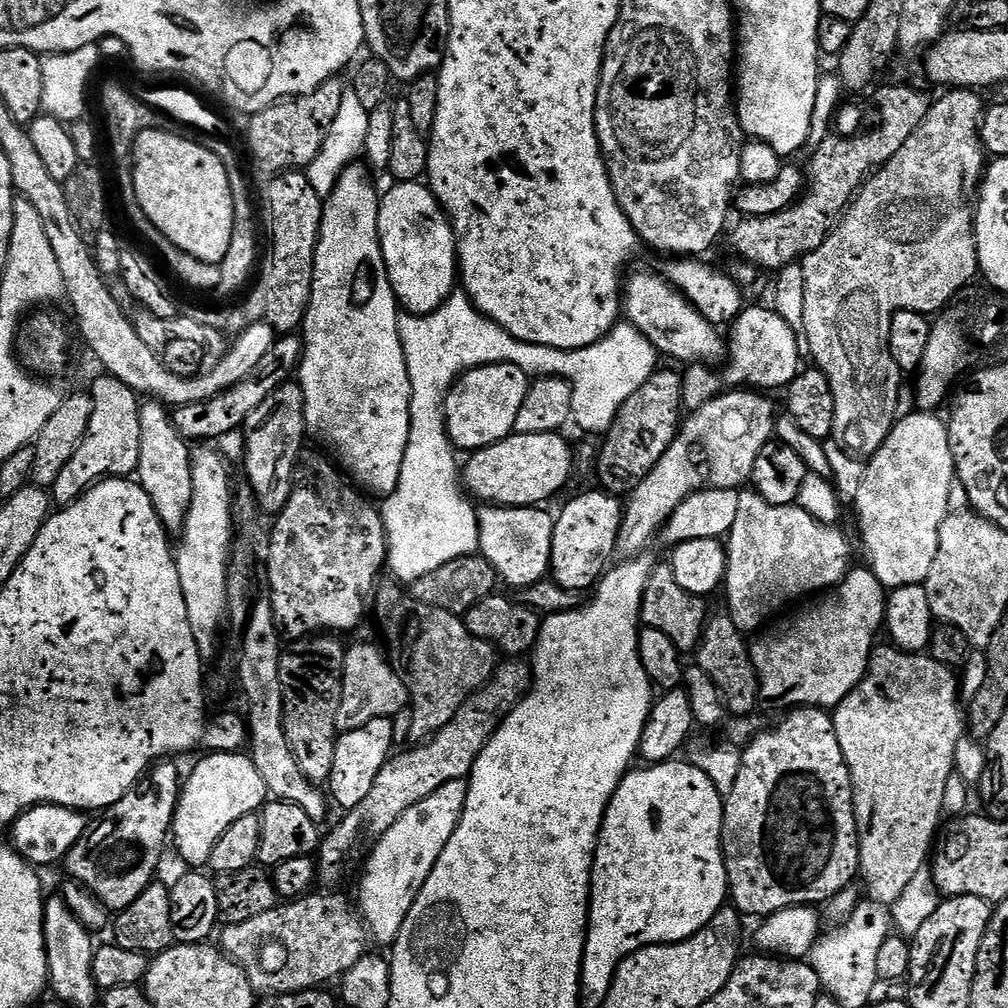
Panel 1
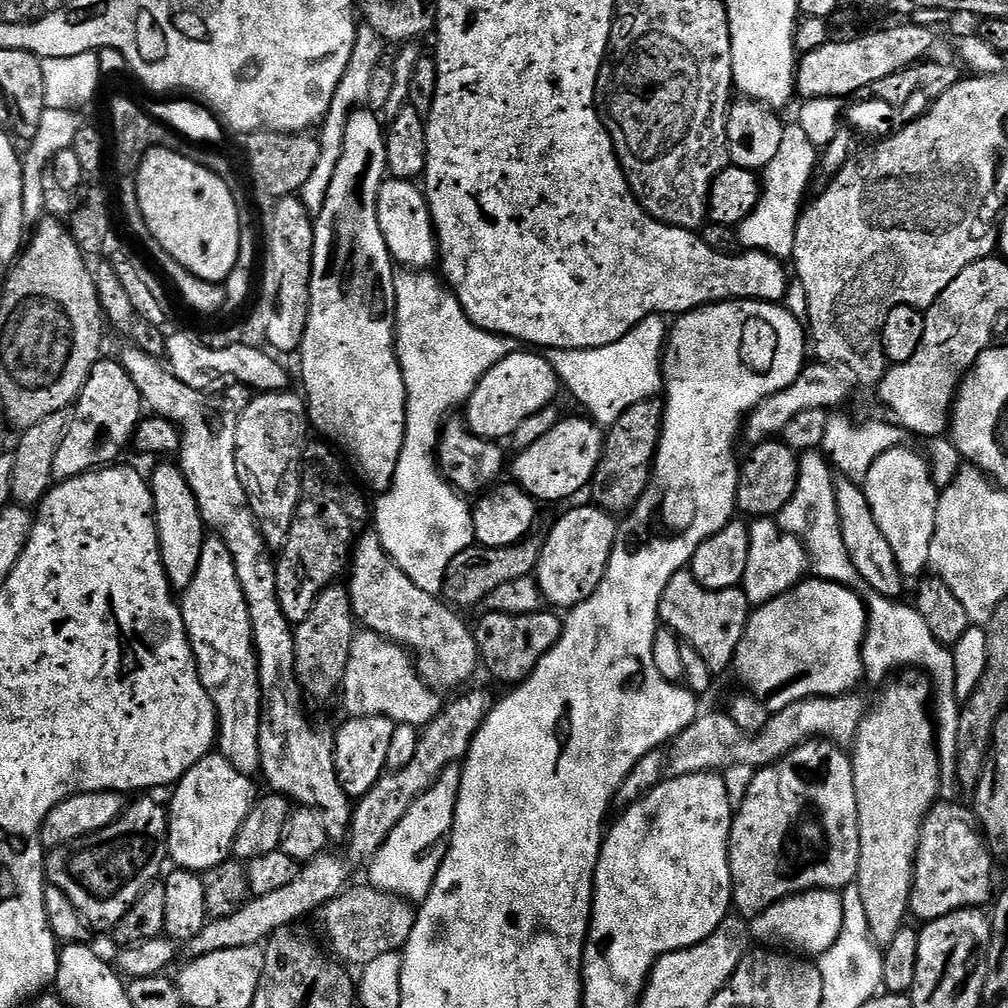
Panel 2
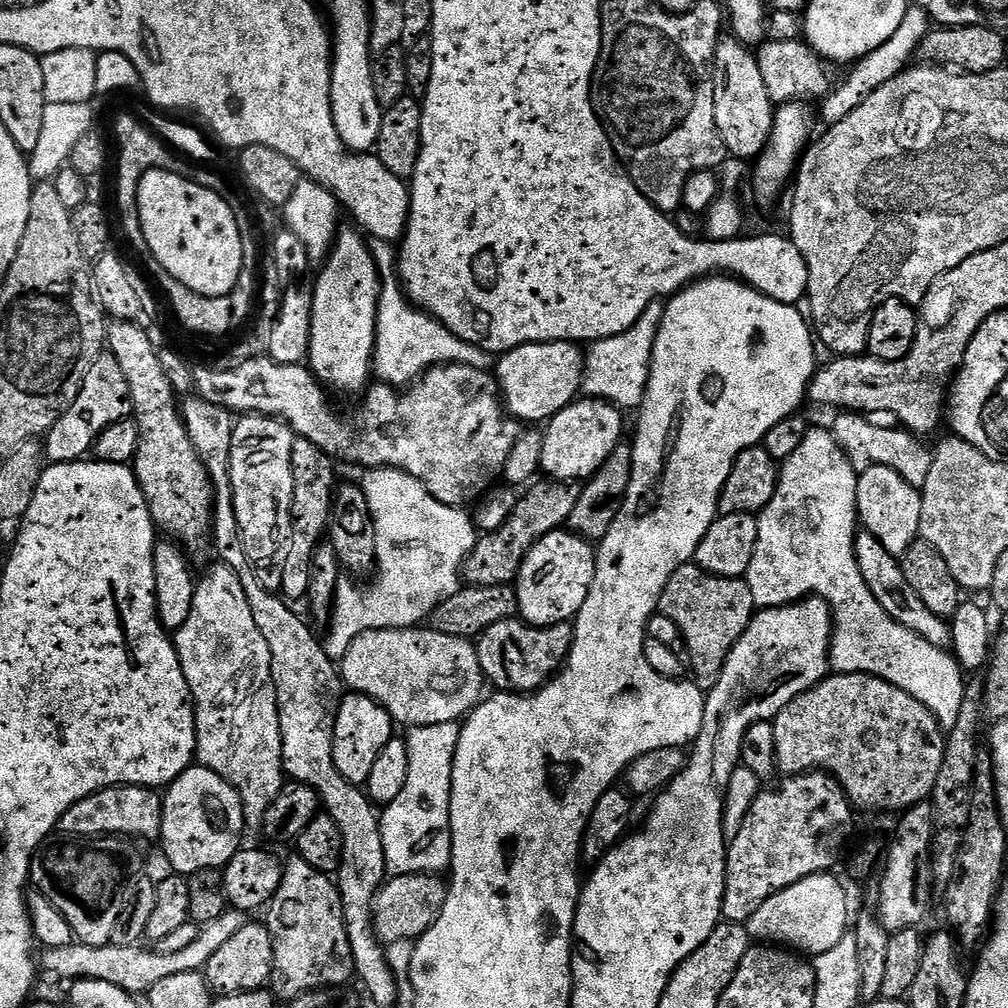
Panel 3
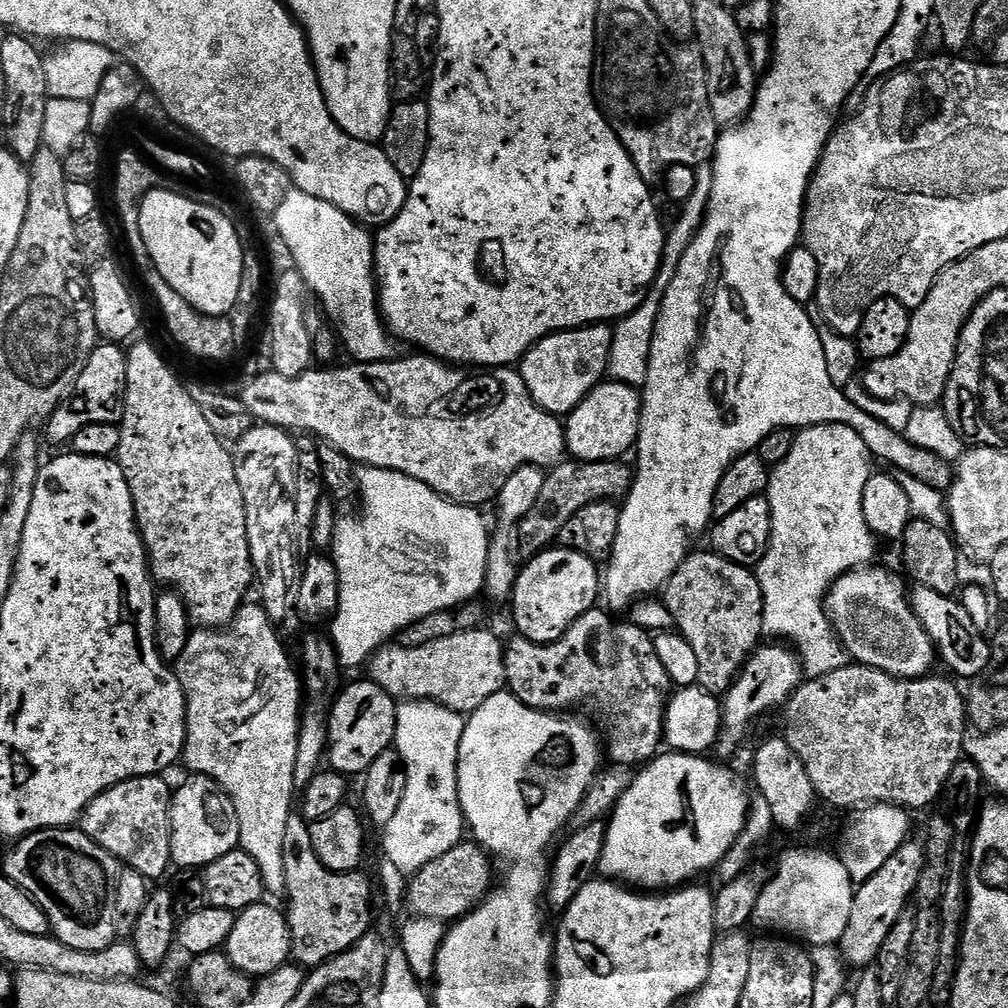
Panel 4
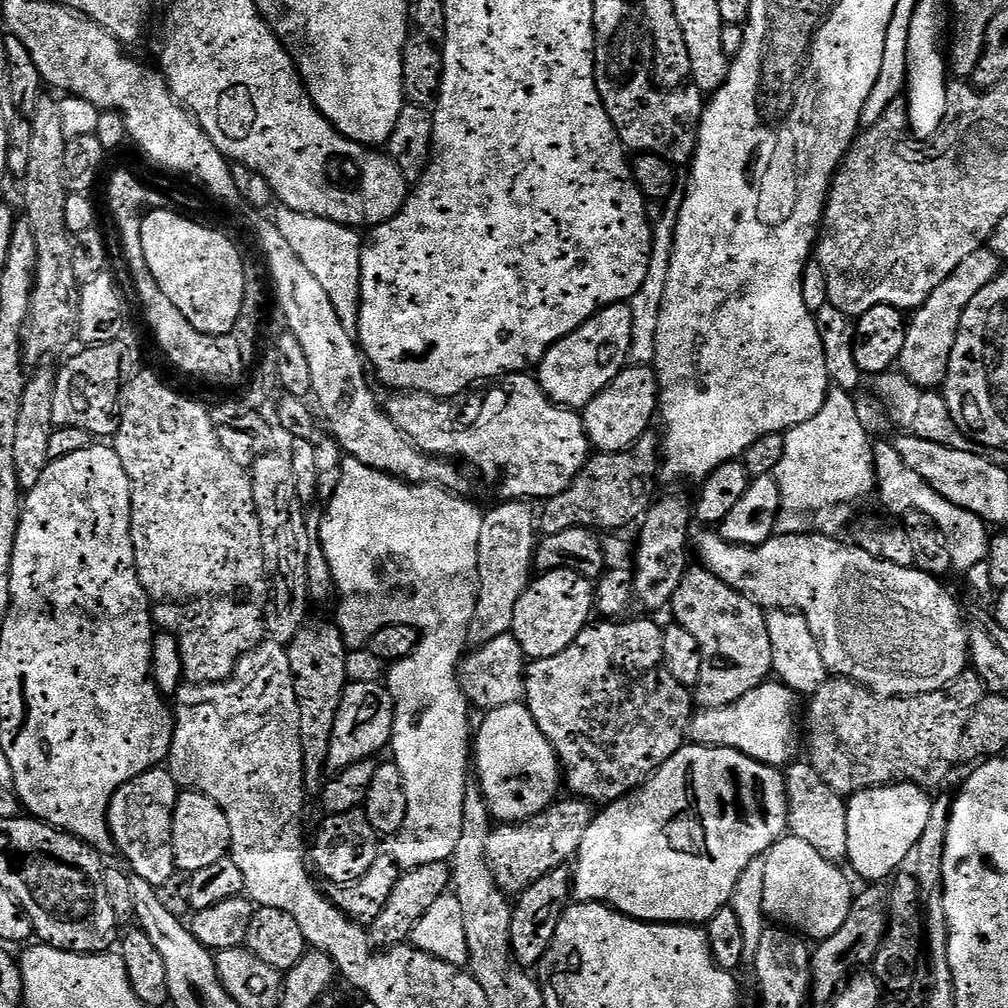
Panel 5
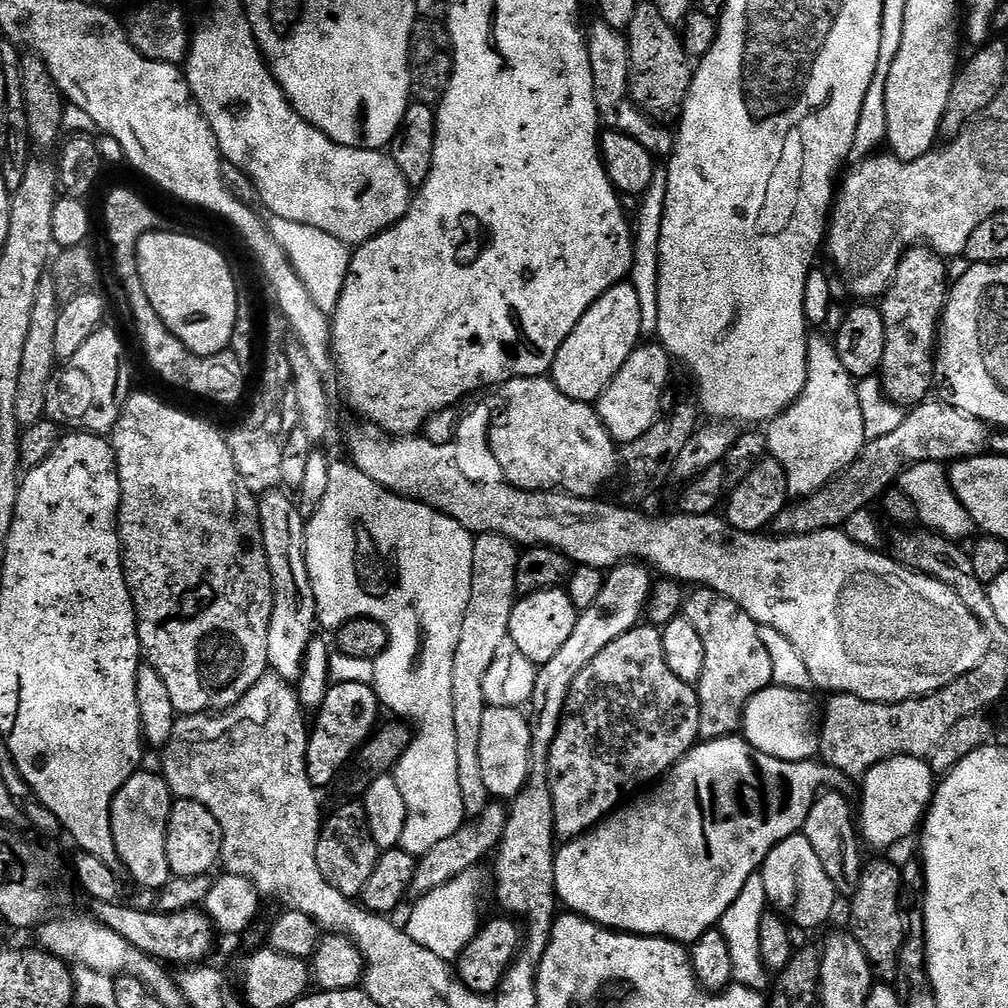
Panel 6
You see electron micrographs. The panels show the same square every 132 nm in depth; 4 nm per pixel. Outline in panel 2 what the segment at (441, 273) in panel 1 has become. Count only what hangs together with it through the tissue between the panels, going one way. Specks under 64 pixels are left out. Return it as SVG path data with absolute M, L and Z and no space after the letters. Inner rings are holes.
M385 179L378 194L378 222L382 234L386 238L388 253L392 255L392 259L397 265L408 270L428 270L437 263L436 230L432 227L432 215L428 209L428 201L423 191L413 181Z

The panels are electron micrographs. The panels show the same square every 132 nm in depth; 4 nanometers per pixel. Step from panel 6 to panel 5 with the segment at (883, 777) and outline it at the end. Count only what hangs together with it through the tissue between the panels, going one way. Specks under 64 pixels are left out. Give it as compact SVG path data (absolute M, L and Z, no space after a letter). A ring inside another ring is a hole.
M883 784L881 788L863 788L847 797L846 864L864 882L887 881L903 869L900 868L903 864L905 867L906 861L916 851L916 843L922 838L922 830L926 830L926 822L930 822L932 809L932 800L924 792L927 791L918 784Z

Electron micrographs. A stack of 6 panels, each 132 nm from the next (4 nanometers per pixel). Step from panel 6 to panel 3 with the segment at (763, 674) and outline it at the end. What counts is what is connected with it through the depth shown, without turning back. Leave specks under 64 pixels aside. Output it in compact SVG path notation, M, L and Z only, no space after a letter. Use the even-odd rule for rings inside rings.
M695 562L683 564L670 578L670 582L666 582L666 590L662 590L658 609L659 615L672 619L678 625L678 630L682 630L684 641L688 647L686 658L690 663L690 672L696 675L693 676L694 683L705 694L716 685L718 678L722 678L722 670L726 666L734 646L740 641L742 634L746 634L746 630L757 611L754 594L750 594L747 579L715 576L702 570Z

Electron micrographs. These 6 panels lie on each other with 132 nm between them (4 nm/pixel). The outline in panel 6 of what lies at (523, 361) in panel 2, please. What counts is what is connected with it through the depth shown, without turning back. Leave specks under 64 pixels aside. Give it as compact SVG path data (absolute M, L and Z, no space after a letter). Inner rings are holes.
M631 282L616 284L602 298L582 314L578 326L562 342L552 363L550 378L566 398L574 398L583 404L592 404L610 386L614 374L622 370L626 358L642 340L642 306L638 302L638 290Z

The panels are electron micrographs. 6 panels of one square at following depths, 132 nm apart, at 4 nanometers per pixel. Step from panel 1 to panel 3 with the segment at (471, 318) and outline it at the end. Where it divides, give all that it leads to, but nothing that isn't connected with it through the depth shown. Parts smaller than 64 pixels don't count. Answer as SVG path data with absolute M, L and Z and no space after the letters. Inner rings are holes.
M373 239L370 247L381 279L380 305L376 315L375 375L383 383L400 390L419 380L429 368L438 364L469 364L471 368L487 369L489 353L458 338L445 324L417 308L408 299L398 275L397 249L389 241L378 239ZM663 301L651 303L638 318L638 322L630 330L605 340L595 341L592 349L587 349L584 358L584 382L582 392L585 397L594 400L606 400L621 410L639 409L644 403L644 395L648 389L648 375L652 365L654 342L657 340L658 326L664 317ZM374 468L363 473L362 487L366 494L366 502L370 502L370 510L376 519L376 529L378 530L378 550L376 551L376 571L374 579L371 582L360 583L352 578L341 578L338 582L338 590L336 591L336 604L332 607L331 627L336 628L356 628L352 630L367 630L370 628L415 628L421 622L427 621L434 609L439 604L446 602L446 598L450 598L455 592L460 591L462 587L462 569L464 560L472 552L472 548L478 539L478 529L471 515L467 516L464 508L451 508L442 502L438 502L426 490L426 486L422 486L422 482L418 482L410 474L400 471L399 468Z

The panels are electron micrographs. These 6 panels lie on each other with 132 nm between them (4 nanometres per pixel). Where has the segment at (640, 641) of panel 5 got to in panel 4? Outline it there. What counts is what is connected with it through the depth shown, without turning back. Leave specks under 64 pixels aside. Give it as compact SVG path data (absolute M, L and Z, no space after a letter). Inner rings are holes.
M597 606L591 608L586 614L582 614L582 618L578 618L570 626L570 630L566 630L566 634L562 634L562 638L558 638L549 644L535 644L530 642L519 634L513 635L512 641L507 641L504 650L504 678L506 681L507 691L523 702L526 706L538 709L539 712L550 712L553 714L568 714L571 708L585 708L588 712L600 716L600 724L608 731L608 744L606 740L606 756L613 760L612 764L629 770L635 769L637 766L644 766L656 759L661 751L664 739L664 713L668 707L670 693L673 691L674 685L671 678L666 674L662 662L658 658L658 650L654 650L654 639L649 633L643 632L636 624L625 622L625 624L615 624L609 613L603 607Z

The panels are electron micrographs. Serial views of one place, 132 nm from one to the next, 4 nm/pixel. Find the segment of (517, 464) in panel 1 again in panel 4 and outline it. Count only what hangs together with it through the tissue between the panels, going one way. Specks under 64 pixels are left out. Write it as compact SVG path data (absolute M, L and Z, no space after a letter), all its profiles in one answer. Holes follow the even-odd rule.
M601 382L577 408L568 413L564 437L577 461L620 460L631 453L640 436L641 393L629 384Z

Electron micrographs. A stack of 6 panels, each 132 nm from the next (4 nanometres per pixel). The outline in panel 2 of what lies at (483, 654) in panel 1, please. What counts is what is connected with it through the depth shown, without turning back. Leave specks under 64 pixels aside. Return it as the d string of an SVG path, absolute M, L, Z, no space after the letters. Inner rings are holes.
M365 530L356 538L350 557L350 571L346 576L346 587L352 599L352 614L367 631L376 632L386 640L400 645L413 657L416 672L429 686L441 694L451 688L463 689L468 679L475 674L480 664L480 651L470 624L463 620L457 609L449 606L439 595L422 590L392 561L382 546L382 538L374 530Z

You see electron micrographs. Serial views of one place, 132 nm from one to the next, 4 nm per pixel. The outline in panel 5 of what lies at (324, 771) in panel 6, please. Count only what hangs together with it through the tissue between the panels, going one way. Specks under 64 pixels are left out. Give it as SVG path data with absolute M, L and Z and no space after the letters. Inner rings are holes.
M349 683L342 694L338 714L334 718L334 728L330 734L327 767L339 770L354 766L354 762L379 757L379 752L392 742L392 727L396 707L383 683Z

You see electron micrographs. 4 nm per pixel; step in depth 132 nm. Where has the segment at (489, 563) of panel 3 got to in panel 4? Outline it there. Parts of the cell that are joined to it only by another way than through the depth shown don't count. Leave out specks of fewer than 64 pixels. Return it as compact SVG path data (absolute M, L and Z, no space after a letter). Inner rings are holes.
M586 460L583 462L561 462L545 475L542 494L538 494L530 514L520 523L519 555L524 558L536 556L559 537L562 526L574 518L582 506L590 506L599 500L623 501L632 489L634 472L620 460Z

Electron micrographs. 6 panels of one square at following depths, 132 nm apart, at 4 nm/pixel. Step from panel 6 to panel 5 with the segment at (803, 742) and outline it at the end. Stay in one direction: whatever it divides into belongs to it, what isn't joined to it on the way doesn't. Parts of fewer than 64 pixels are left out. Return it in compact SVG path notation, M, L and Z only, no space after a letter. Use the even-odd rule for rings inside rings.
M762 683L730 706L697 711L688 724L687 739L705 748L733 748L760 764L787 765L796 752L796 700L797 693L786 685Z

